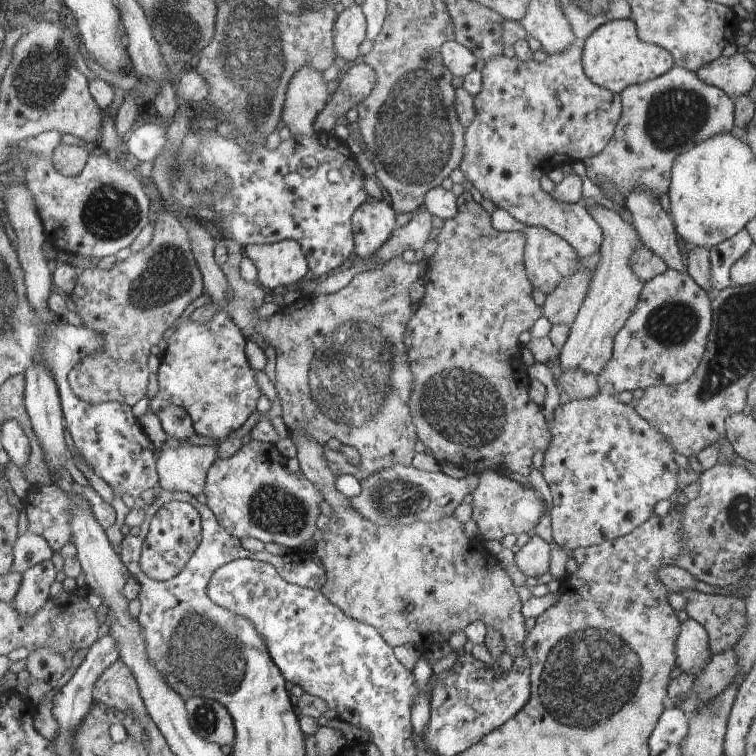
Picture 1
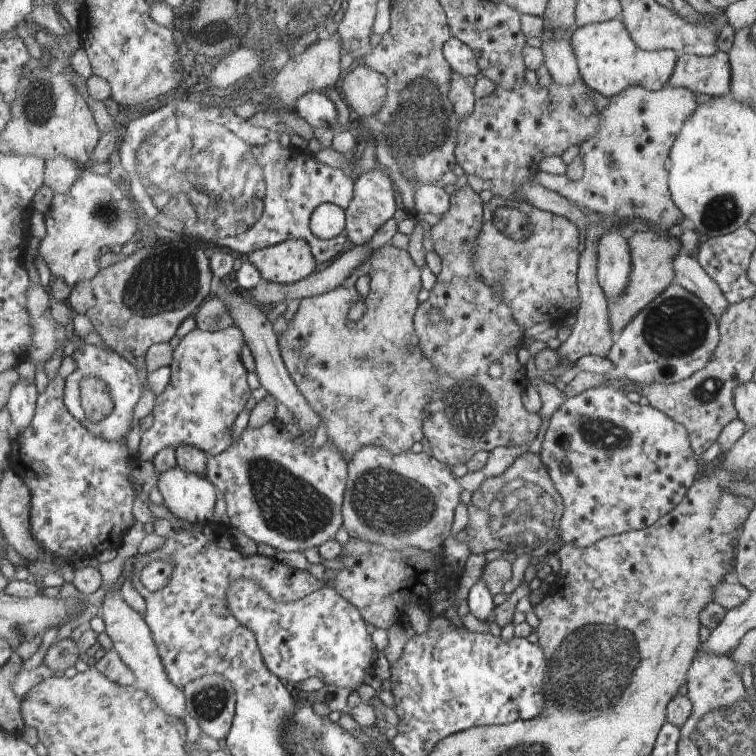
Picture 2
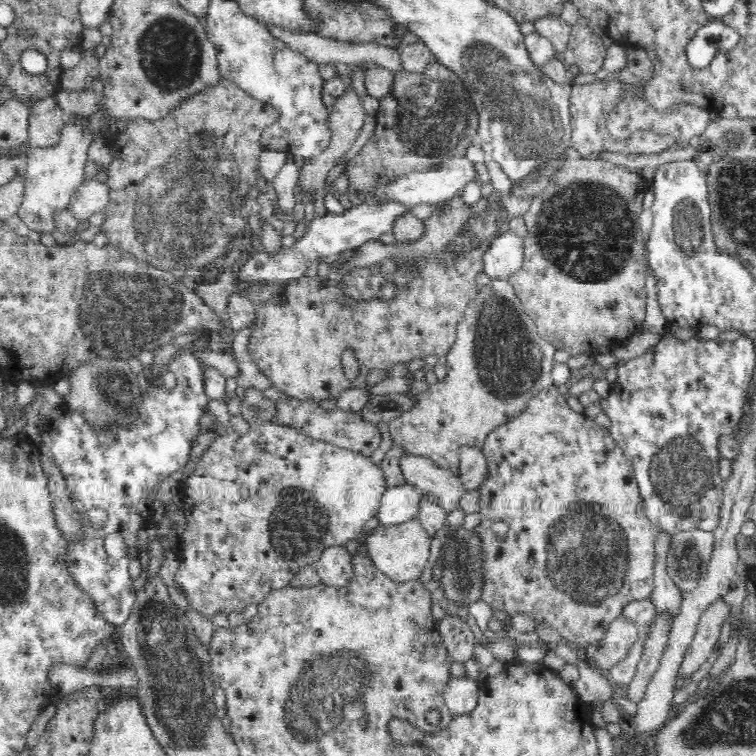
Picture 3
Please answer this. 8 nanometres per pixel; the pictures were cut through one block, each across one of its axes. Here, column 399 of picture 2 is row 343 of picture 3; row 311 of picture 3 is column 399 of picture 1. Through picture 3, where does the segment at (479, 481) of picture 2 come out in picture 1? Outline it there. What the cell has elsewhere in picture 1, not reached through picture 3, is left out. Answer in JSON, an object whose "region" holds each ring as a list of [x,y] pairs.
{"region":[[[396,465],[385,471],[377,472],[366,480],[362,480],[362,491],[352,499],[353,508],[367,520],[375,524],[387,526],[409,526],[415,522],[439,522],[445,516],[453,516],[454,512],[463,504],[467,494],[474,494],[478,483],[478,474],[467,471],[463,479],[452,478],[443,472],[427,472],[417,470],[413,466]]]}

